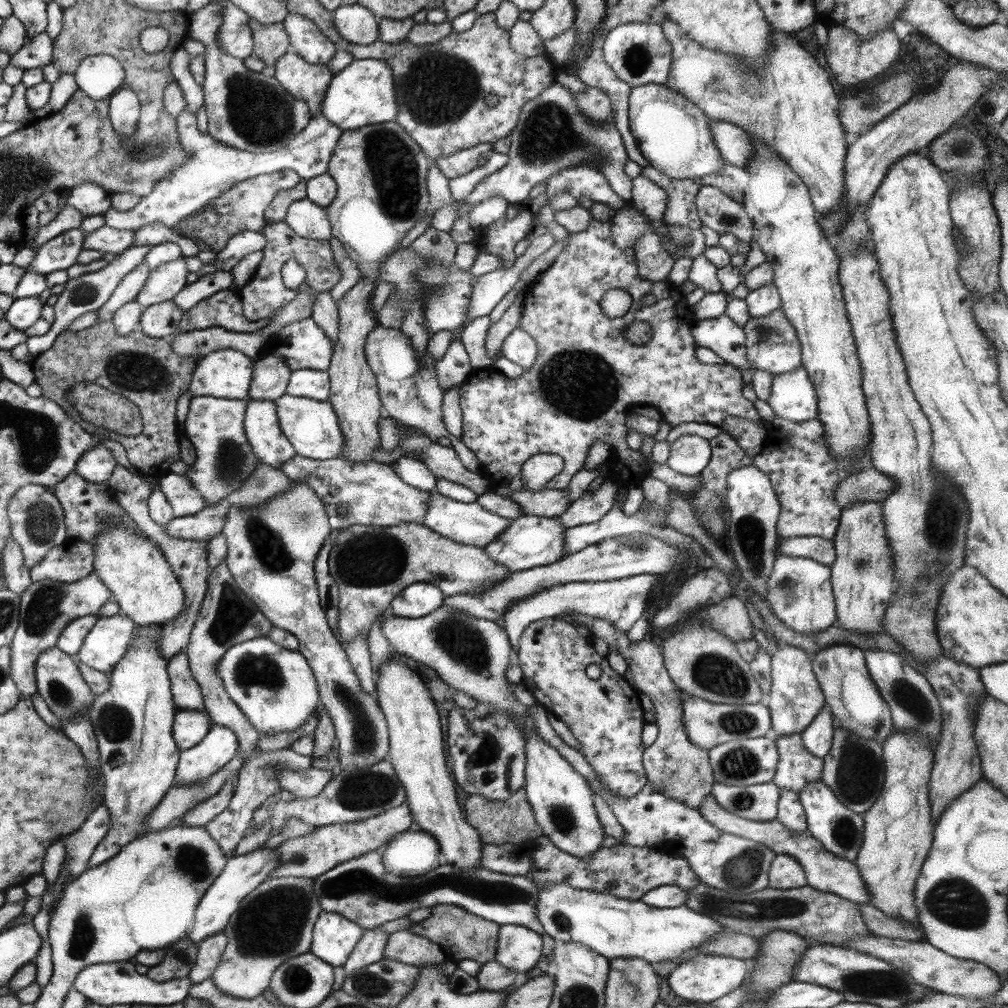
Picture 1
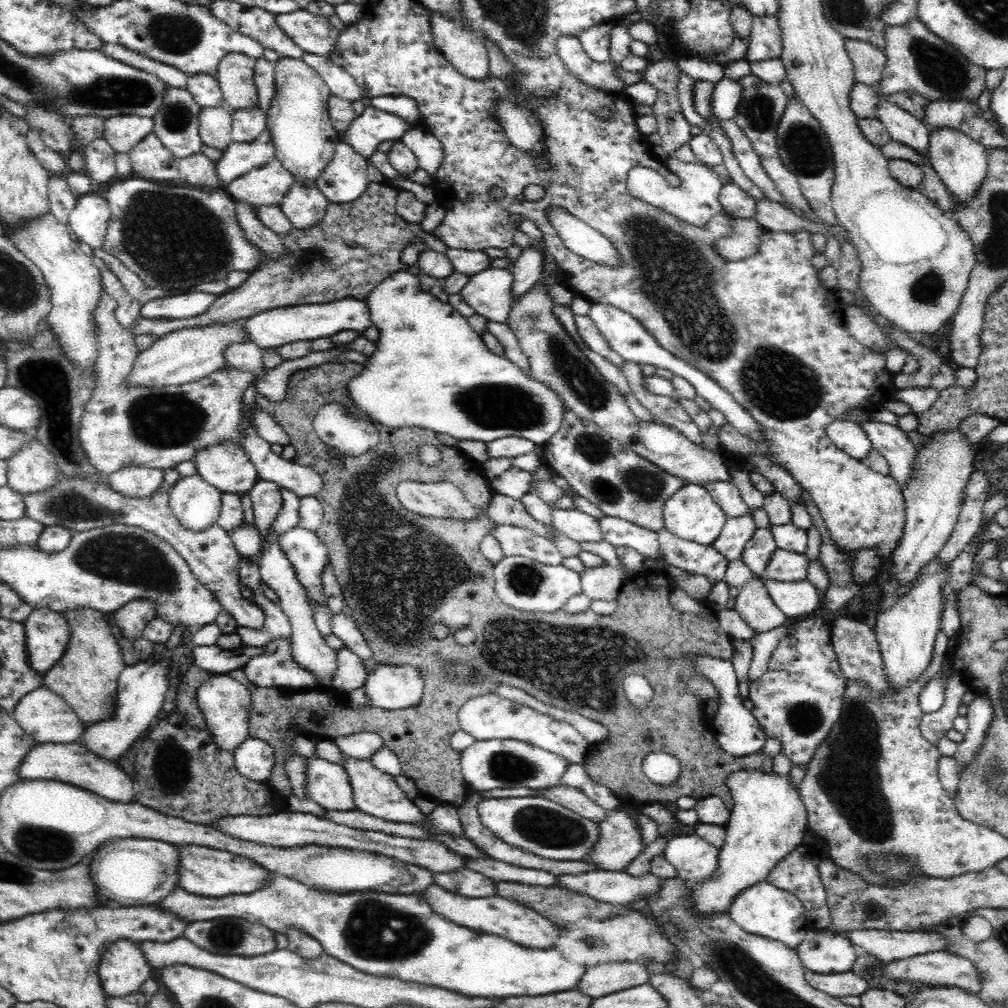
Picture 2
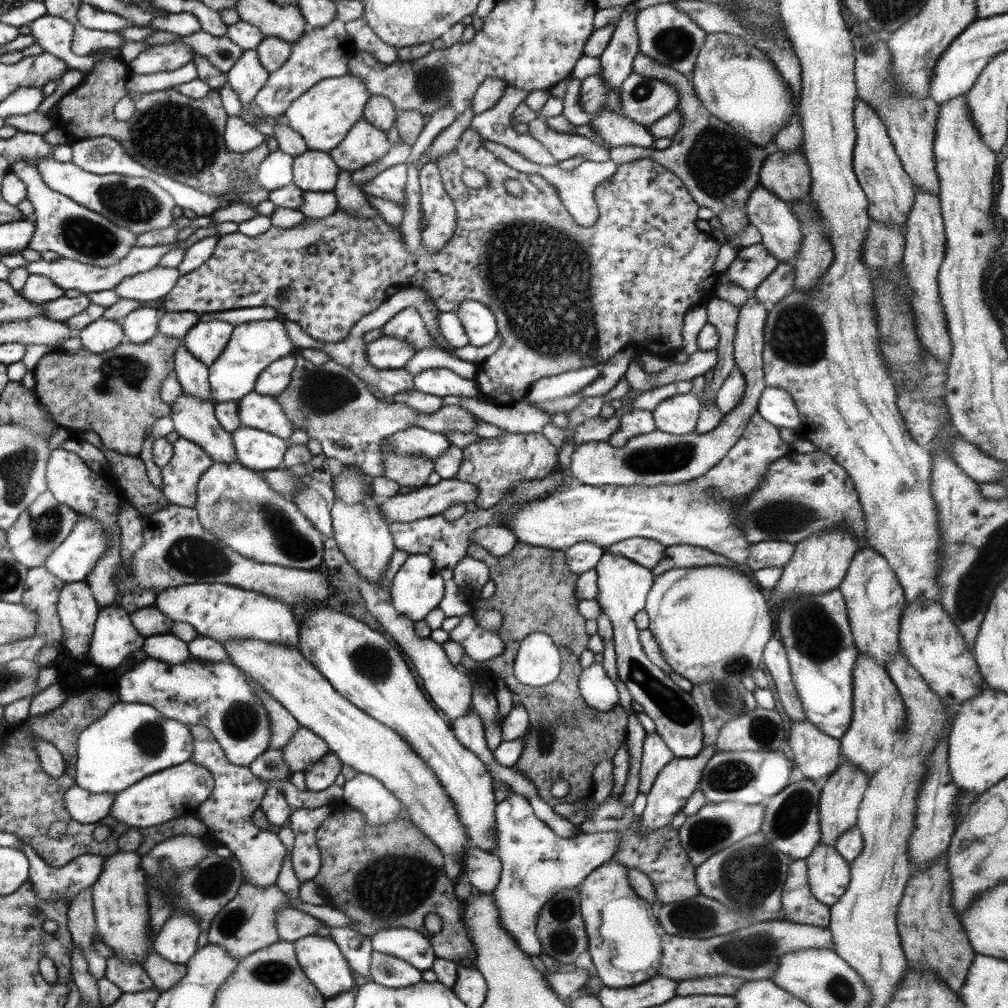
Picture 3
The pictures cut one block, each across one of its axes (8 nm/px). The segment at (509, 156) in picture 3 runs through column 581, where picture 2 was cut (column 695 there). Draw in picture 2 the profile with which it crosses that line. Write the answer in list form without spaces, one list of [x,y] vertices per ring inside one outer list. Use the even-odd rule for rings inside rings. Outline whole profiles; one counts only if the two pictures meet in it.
[[[676,156],[668,158],[666,164],[682,180],[682,186],[672,186],[658,170],[652,170],[652,168],[646,168],[646,166],[634,166],[628,174],[628,192],[630,192],[630,196],[654,206],[656,210],[664,210],[666,214],[672,214],[674,218],[680,218],[682,222],[686,222],[690,226],[704,228],[712,218],[716,218],[716,214],[722,212],[720,190],[726,184],[730,184],[732,180],[722,180],[714,172],[714,168],[710,168],[706,164],[682,162]]]

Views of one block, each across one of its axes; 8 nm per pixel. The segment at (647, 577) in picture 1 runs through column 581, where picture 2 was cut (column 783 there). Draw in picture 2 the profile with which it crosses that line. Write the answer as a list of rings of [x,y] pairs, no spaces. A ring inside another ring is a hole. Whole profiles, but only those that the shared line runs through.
[[[762,576],[760,580],[768,596],[774,600],[776,608],[786,618],[802,618],[802,616],[814,618],[820,612],[820,594],[818,588],[812,586],[812,582],[808,580],[776,582]]]

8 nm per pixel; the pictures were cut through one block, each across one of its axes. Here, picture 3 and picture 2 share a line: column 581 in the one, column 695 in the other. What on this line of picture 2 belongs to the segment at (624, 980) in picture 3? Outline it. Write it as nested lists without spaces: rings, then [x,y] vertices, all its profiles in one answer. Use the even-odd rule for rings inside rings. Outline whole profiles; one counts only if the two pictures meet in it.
[[[742,770],[730,774],[728,788],[736,806],[730,814],[730,820],[726,822],[724,844],[718,848],[718,866],[710,874],[710,878],[694,884],[688,882],[692,902],[688,912],[692,910],[692,914],[698,918],[728,914],[734,898],[754,886],[760,886],[760,882],[766,882],[776,864],[780,864],[790,852],[802,846],[804,834],[810,832],[808,812],[804,808],[800,792],[790,786],[788,776]]]

